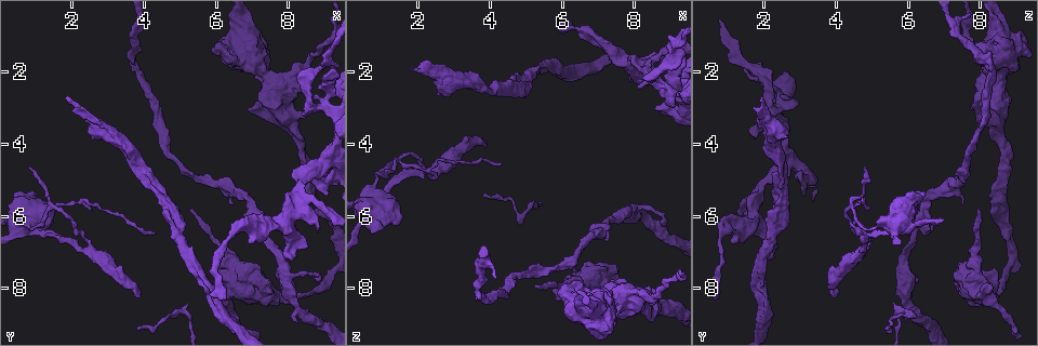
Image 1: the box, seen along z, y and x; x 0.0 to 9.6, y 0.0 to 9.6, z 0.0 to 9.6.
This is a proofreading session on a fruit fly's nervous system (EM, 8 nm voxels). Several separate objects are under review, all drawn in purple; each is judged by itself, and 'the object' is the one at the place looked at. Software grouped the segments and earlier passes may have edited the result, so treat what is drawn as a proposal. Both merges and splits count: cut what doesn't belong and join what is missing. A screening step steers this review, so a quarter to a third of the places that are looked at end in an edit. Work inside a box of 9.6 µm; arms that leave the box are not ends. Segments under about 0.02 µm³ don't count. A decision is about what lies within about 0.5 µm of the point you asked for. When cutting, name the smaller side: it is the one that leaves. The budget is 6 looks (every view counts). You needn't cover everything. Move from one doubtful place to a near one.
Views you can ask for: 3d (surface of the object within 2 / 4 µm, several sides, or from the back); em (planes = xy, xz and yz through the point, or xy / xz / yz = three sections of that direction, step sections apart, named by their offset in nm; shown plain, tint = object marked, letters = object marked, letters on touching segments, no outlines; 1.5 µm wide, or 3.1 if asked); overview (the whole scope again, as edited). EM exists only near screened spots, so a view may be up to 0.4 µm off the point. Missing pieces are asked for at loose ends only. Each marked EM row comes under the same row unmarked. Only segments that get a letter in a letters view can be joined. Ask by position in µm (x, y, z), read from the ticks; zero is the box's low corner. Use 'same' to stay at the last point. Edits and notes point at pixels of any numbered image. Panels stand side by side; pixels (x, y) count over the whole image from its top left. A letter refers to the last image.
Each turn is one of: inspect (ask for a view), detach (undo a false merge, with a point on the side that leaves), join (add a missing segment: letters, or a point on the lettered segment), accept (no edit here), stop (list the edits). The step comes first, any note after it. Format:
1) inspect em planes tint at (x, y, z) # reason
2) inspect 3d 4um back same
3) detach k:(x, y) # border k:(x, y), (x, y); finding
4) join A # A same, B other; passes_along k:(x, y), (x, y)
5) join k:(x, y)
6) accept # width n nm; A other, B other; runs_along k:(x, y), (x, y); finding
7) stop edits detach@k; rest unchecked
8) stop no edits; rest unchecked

inspect em xy step 8 letters at (1.40, 5.75, 4.40) # thick turns thin

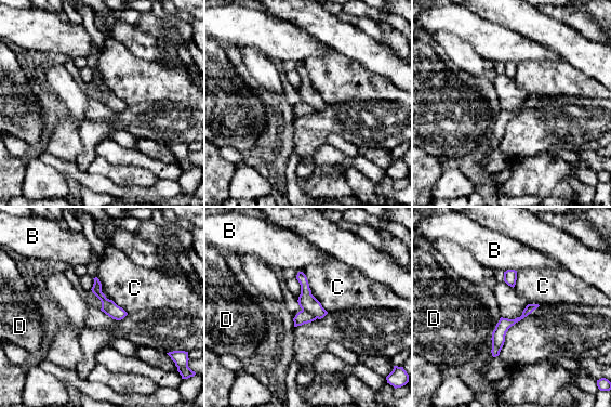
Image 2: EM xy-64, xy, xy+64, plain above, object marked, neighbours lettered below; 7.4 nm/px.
inspect em planes letters same # another direction

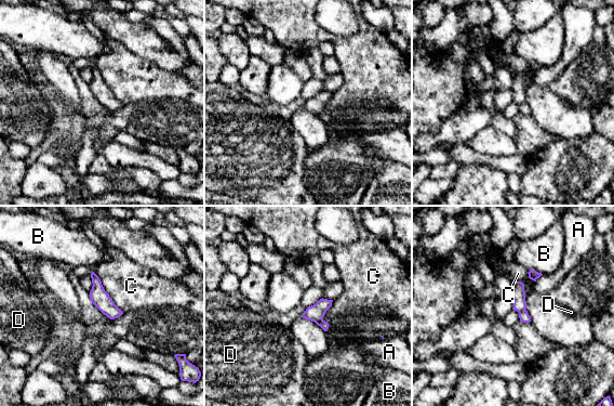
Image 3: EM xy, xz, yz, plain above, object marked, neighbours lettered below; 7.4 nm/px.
detach 3:(315, 313) # longest_contact C 380 nm; A other, B other, C other, D other; a second neuron is stuck on

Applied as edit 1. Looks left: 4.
inspect em xy step 8 letters at (8.85, 6.30, 1.55) # an open end

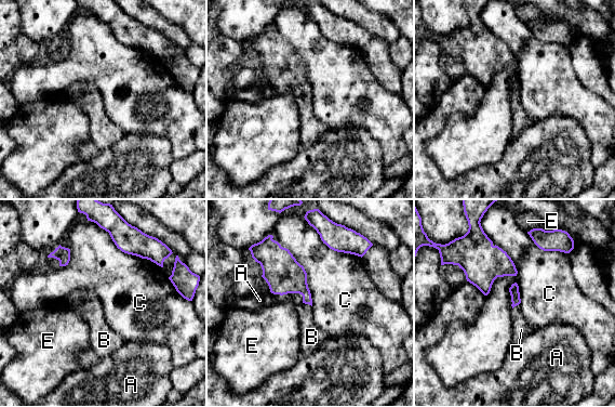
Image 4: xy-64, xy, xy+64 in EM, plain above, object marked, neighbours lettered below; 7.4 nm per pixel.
join B # longest_contact C 550 nm; A other, B same, C other, E other; it goes on there

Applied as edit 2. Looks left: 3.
inspect em planes letters at (6.45, 5.65, 7.50) # an open end

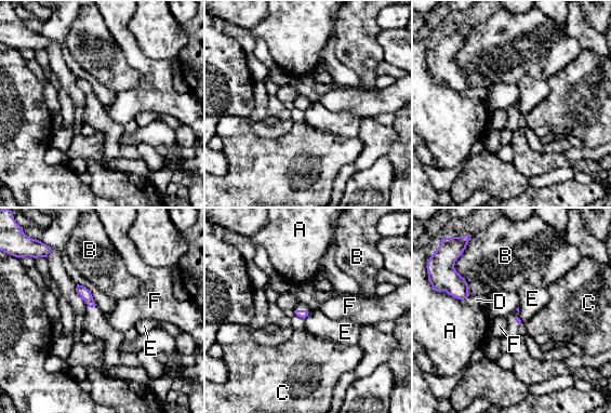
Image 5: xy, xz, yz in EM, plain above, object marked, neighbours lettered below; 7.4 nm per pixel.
accept # A other, B other, C other, D other, E other, F other; border 5:(309, 314), (304, 318); none of them fits

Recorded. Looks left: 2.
stop edits detach@3, join@4; rest unchecked

